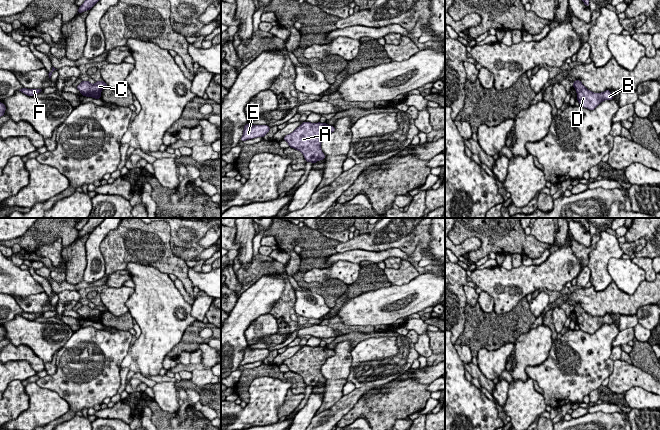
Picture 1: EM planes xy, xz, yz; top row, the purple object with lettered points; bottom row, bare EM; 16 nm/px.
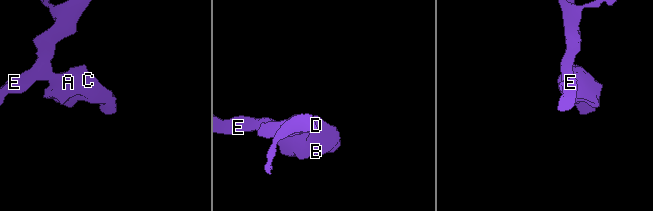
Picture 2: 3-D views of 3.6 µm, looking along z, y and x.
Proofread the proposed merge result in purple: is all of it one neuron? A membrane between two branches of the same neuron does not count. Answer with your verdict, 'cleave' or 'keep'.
keep

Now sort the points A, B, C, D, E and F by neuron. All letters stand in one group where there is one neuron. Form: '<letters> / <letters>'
A B C D E F

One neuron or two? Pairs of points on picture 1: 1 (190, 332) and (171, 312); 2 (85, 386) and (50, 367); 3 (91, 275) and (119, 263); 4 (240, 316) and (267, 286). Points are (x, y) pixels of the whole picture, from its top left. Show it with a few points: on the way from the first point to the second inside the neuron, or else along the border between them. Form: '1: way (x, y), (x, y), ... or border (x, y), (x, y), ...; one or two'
1: border (196, 320), (185, 330), (181, 339), (173, 347); two
2: border (58, 351), (56, 355), (56, 371), (47, 375); two
3: border (99, 246), (106, 274); two
4: way (247, 309), (263, 293); one

